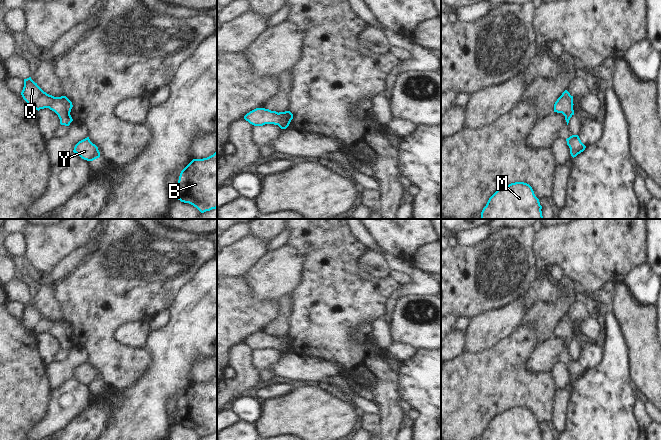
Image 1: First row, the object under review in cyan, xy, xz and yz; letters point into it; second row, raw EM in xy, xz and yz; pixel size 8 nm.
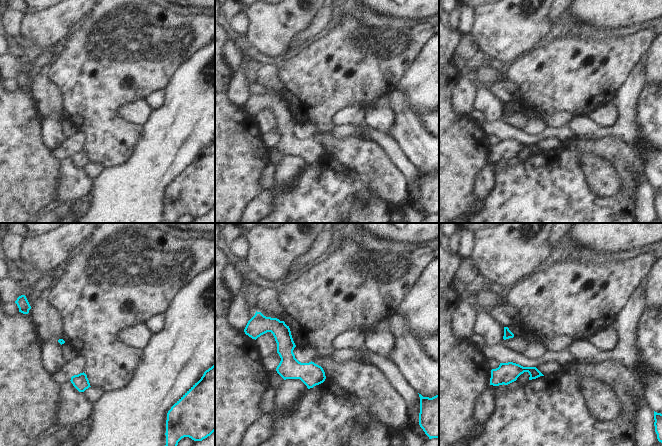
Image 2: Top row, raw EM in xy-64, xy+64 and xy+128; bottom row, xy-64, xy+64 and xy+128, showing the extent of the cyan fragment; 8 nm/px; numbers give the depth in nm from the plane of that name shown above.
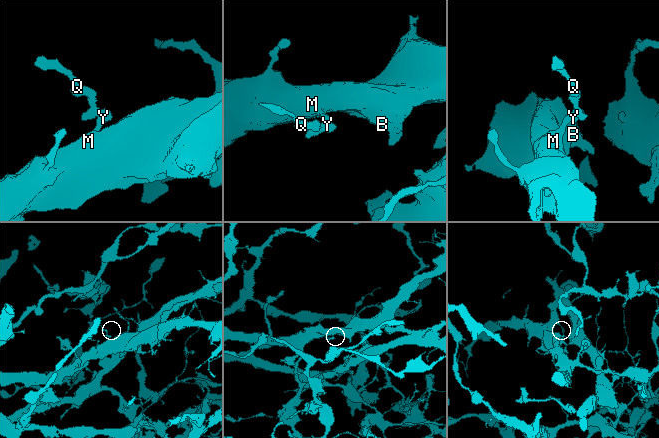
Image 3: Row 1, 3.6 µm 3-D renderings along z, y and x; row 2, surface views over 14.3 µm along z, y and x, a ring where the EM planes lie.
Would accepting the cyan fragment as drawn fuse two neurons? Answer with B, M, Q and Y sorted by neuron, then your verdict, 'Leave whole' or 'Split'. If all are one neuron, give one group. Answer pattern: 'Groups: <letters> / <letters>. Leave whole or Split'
Groups: B M Q Y. Leave whole.

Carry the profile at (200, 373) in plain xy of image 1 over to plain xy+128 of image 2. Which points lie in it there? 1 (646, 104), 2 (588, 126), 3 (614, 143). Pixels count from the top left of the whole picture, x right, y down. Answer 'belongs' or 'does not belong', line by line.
1: does not belong
2: belongs
3: does not belong

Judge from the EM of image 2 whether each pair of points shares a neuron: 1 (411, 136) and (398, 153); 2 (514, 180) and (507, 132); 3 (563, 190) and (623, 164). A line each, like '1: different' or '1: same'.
1: different
2: different
3: same

